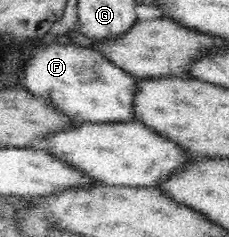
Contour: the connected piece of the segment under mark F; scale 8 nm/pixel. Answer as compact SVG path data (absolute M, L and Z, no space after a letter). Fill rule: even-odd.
M79 44L41 45L31 48L28 63L21 69L20 83L31 94L45 98L59 112L73 118L77 123L123 123L135 120L135 91L137 77L125 72L95 48Z

